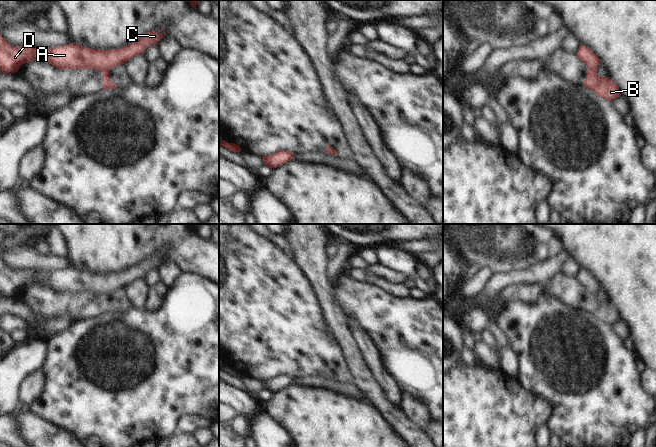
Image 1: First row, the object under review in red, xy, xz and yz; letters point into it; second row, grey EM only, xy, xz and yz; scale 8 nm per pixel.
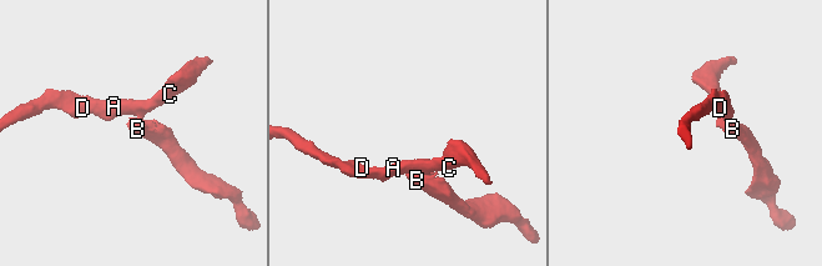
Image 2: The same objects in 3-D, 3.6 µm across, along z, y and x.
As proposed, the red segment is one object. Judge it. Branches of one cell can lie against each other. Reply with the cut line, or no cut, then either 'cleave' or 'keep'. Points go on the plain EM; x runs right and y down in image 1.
yz (588, 292), (595, 295) | cleave

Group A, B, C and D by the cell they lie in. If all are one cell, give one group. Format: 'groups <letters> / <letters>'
groups A C D / B

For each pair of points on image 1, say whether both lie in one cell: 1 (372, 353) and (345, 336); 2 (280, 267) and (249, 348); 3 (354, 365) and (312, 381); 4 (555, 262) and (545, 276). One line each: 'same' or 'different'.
1: different
2: same
3: different
4: same

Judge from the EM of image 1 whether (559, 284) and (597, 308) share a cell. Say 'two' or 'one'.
one

